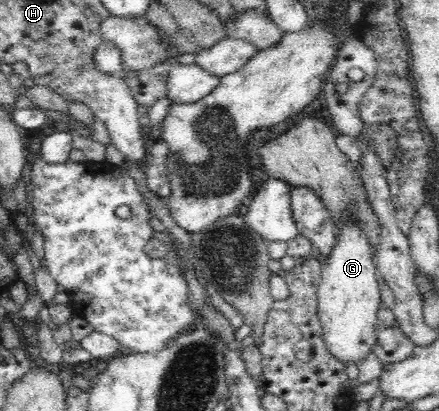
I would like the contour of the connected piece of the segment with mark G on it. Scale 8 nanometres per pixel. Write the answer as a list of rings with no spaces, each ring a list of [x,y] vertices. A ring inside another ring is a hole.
[[[356,221],[342,223],[334,249],[322,263],[321,283],[317,292],[317,315],[322,323],[326,349],[332,353],[332,357],[340,359],[344,366],[352,363],[358,366],[362,358],[373,351],[377,332],[381,328],[376,317],[381,302],[376,280],[377,264],[364,229]]]

